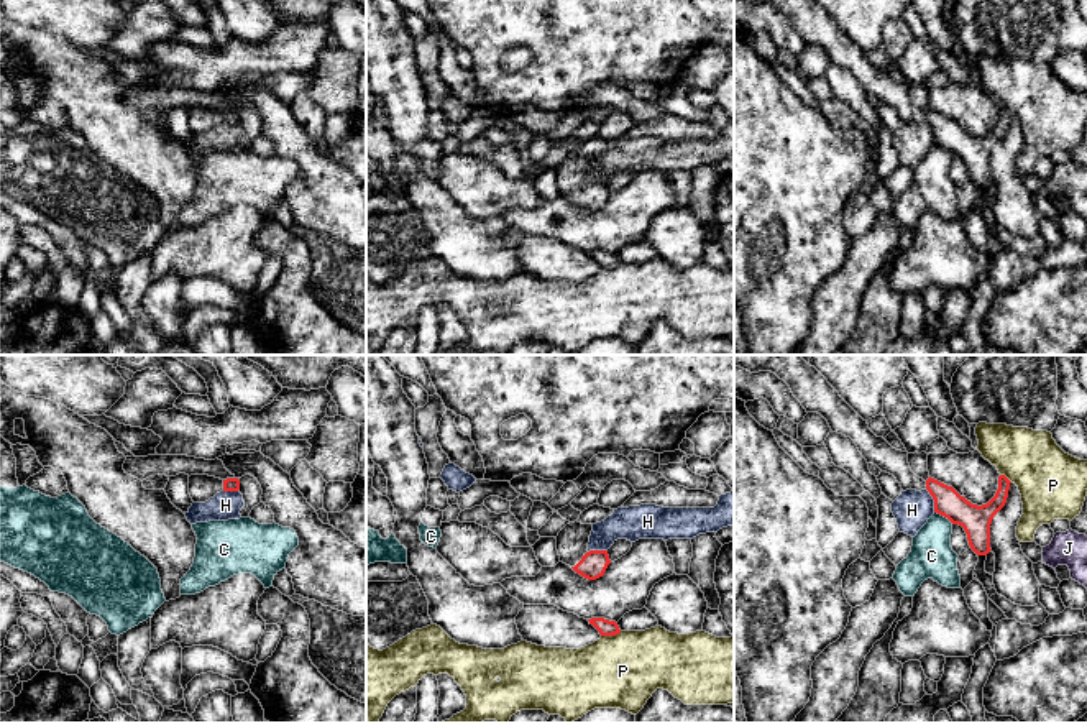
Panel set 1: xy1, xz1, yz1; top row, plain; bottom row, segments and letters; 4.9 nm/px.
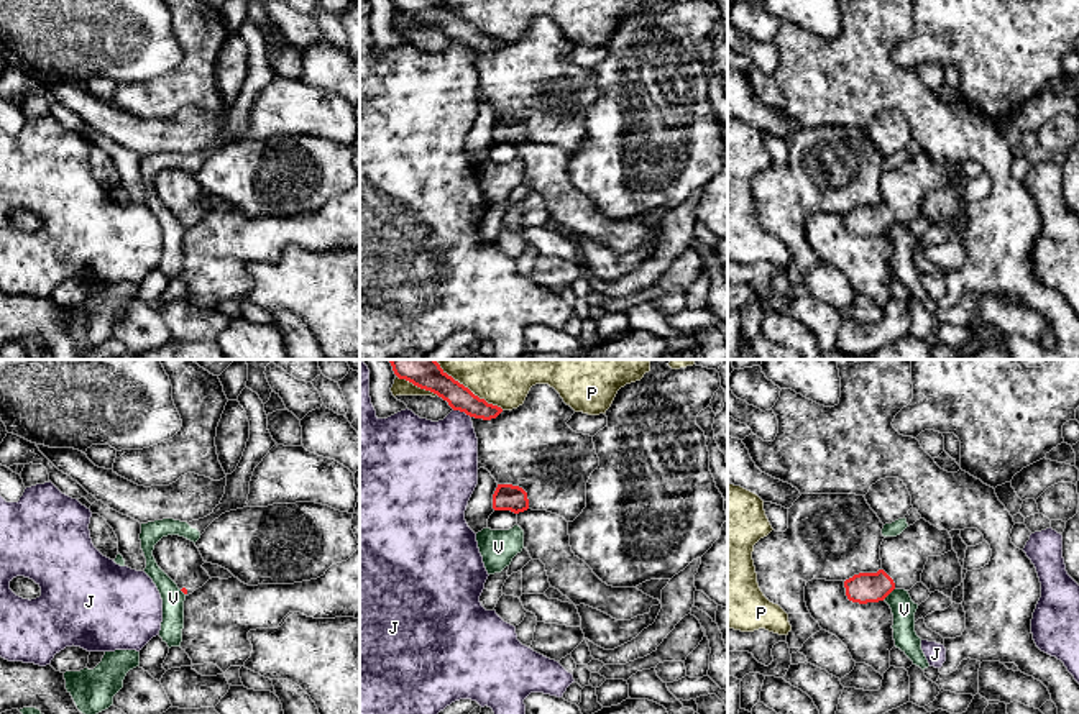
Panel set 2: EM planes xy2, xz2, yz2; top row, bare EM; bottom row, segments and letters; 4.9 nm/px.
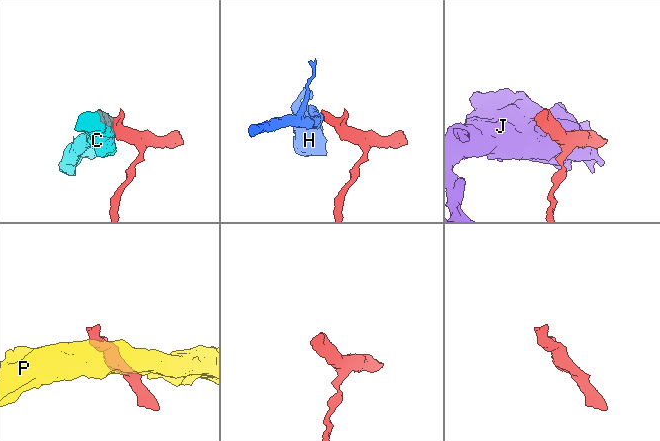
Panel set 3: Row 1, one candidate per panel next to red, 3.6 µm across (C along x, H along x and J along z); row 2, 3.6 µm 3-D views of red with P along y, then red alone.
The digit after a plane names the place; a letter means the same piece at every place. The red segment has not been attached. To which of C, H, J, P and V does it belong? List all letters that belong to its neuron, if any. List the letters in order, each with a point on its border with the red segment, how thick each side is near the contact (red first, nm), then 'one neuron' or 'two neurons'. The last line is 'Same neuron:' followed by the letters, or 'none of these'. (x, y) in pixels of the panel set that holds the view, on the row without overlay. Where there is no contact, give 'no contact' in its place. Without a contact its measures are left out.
C: meets red in yz1 at (944, 148); 140 nm thick on the red side, 220 nm on the other; two neurons
H: meets red in yz1 at (933, 130); 140 nm thick on the red side, 190 nm on the other; two neurons
J: meets red in xz2 at (462, 43); 120 nm thick on the red side, 360 nm on the other; two neurons
P: meets red in xz2 at (470, 23); 120 nm thick on the red side, 200 nm on the other; two neurons
V: meets red in yz2 at (887, 227); 150 nm thick on the red side, 120 nm on the other; two neurons
Same neuron: none of these

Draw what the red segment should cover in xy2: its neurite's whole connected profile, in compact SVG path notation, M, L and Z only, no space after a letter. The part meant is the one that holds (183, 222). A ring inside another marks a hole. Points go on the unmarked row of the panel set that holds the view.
M163 169L153 182L158 199L177 217L186 227L192 227L209 212L209 205L202 200L205 195L194 174L179 169Z

